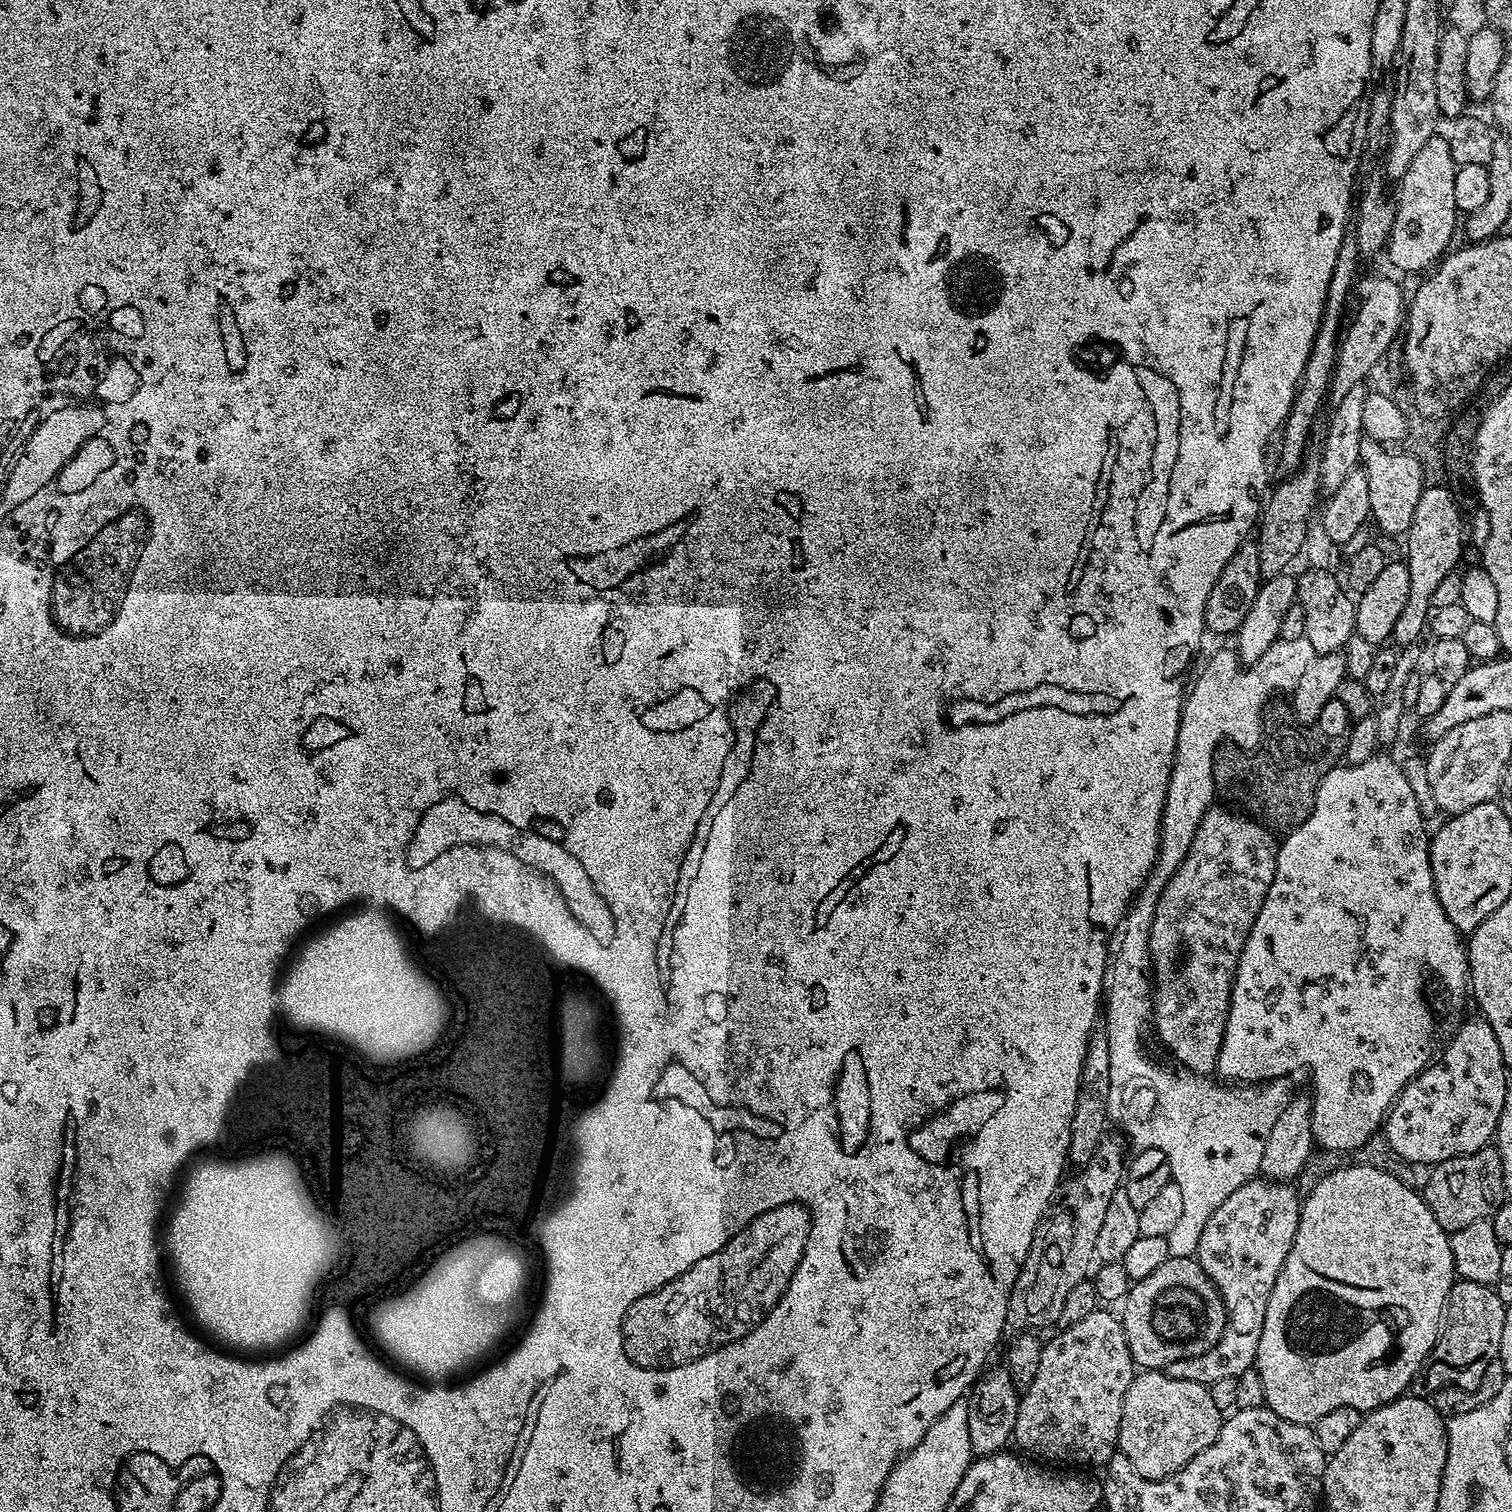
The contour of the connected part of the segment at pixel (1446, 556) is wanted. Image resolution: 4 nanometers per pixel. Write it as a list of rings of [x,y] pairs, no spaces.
[[[1428,486],[1418,500],[1418,506],[1414,509],[1412,524],[1406,533],[1408,540],[1408,557],[1406,563],[1410,574],[1410,594],[1406,598],[1406,606],[1402,614],[1398,614],[1398,622],[1394,622],[1394,630],[1391,639],[1397,640],[1400,646],[1412,646],[1416,639],[1426,632],[1429,627],[1429,615],[1433,611],[1432,595],[1438,590],[1439,584],[1447,575],[1455,573],[1460,560],[1460,547],[1464,544],[1464,532],[1460,529],[1460,508],[1457,497],[1452,495],[1451,488],[1447,486]]]

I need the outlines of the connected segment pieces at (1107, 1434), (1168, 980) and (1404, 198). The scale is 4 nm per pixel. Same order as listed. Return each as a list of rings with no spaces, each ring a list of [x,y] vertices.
[[[1097,1310],[1087,1318],[1082,1318],[1082,1322],[1074,1322],[1074,1326],[1057,1331],[1057,1336],[1044,1344],[1042,1358],[1038,1362],[1038,1374],[1021,1395],[1014,1440],[1017,1445],[1020,1443],[1025,1448],[1023,1451],[1029,1457],[1037,1461],[1106,1466],[1117,1455],[1122,1426],[1122,1402],[1138,1368],[1132,1363],[1121,1317],[1111,1316],[1104,1311],[1108,1310]]]
[[[1213,806],[1208,809],[1207,814],[1202,818],[1202,822],[1194,834],[1194,842],[1190,842],[1190,850],[1186,854],[1186,858],[1180,863],[1174,878],[1170,878],[1170,882],[1162,890],[1162,894],[1158,898],[1158,906],[1154,910],[1154,922],[1150,930],[1150,942],[1148,943],[1148,955],[1152,957],[1153,962],[1151,975],[1154,977],[1152,1010],[1150,1013],[1151,1023],[1154,1028],[1156,1024],[1156,1036],[1172,1051],[1173,1058],[1177,1060],[1175,1063],[1183,1066],[1187,1071],[1197,1074],[1212,1074],[1216,1072],[1216,1059],[1224,1041],[1226,1018],[1228,1017],[1228,1007],[1232,997],[1232,983],[1236,977],[1240,951],[1246,946],[1246,938],[1262,910],[1262,902],[1274,882],[1274,870],[1276,869],[1277,837],[1269,829],[1265,828],[1259,820],[1252,819],[1251,816],[1243,811],[1233,810],[1231,807],[1228,808]]]
[[[1437,134],[1418,150],[1414,162],[1402,174],[1398,181],[1397,192],[1394,192],[1396,202],[1396,213],[1394,214],[1394,226],[1390,230],[1390,238],[1386,249],[1386,257],[1400,272],[1420,272],[1431,269],[1449,251],[1448,243],[1452,240],[1452,235],[1458,232],[1458,213],[1454,202],[1454,174],[1458,165],[1454,154],[1450,154],[1450,142],[1447,135]]]

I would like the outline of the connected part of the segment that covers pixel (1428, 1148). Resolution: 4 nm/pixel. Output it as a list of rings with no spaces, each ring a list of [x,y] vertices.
[[[1483,1018],[1475,1019],[1465,1019],[1452,1033],[1442,1052],[1444,1068],[1429,1066],[1421,1070],[1398,1094],[1398,1098],[1392,1103],[1392,1109],[1384,1118],[1383,1138],[1390,1146],[1390,1150],[1394,1150],[1394,1154],[1404,1158],[1406,1162],[1435,1166],[1450,1158],[1474,1154],[1493,1143],[1498,1118],[1506,1102],[1508,1076],[1504,1073],[1506,1065],[1502,1058],[1502,1050],[1498,1046],[1498,1038],[1494,1038],[1494,1030],[1490,1030],[1490,1026]]]

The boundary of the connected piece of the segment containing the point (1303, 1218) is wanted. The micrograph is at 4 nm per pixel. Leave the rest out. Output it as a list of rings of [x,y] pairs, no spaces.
[[[1348,1164],[1326,1174],[1326,1178],[1322,1178],[1322,1182],[1318,1182],[1318,1186],[1314,1186],[1314,1190],[1303,1197],[1294,1246],[1290,1246],[1290,1254],[1286,1254],[1286,1262],[1274,1282],[1274,1290],[1270,1290],[1270,1302],[1266,1304],[1266,1322],[1262,1324],[1262,1338],[1258,1340],[1258,1354],[1254,1365],[1262,1378],[1266,1407],[1274,1410],[1278,1418],[1286,1418],[1286,1422],[1312,1426],[1318,1418],[1322,1418],[1322,1414],[1330,1414],[1330,1410],[1338,1410],[1338,1406],[1350,1406],[1367,1414],[1405,1395],[1440,1336],[1444,1304],[1457,1279],[1454,1254],[1450,1250],[1450,1233],[1438,1226],[1438,1218],[1430,1214],[1430,1206],[1417,1189],[1406,1186],[1401,1180],[1382,1170],[1374,1170],[1361,1164]]]

